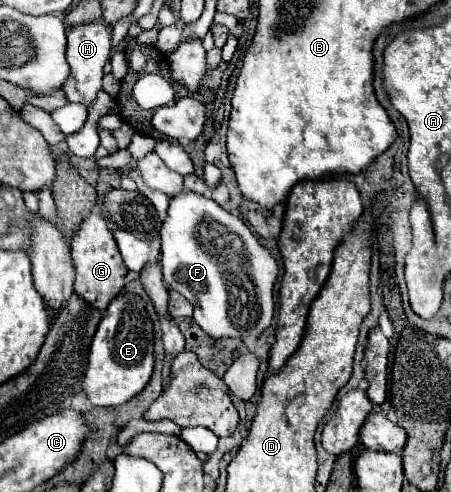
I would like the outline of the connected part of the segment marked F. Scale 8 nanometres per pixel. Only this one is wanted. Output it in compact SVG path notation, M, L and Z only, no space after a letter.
M181 192L171 198L167 218L161 224L161 264L163 280L193 304L193 320L211 338L257 340L273 320L273 284L277 278L277 262L271 252L259 244L249 226L231 212L223 210L215 200L197 192Z

